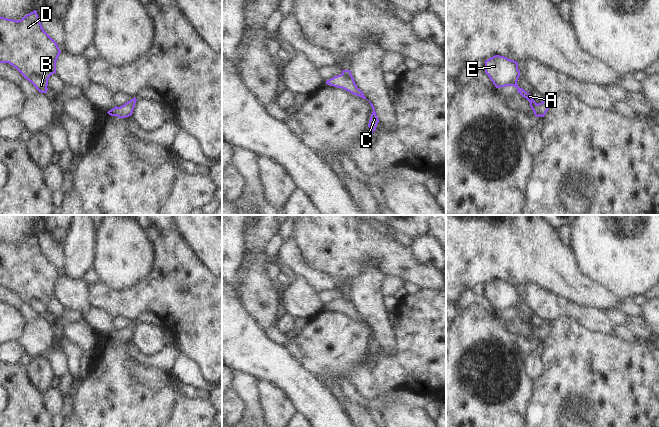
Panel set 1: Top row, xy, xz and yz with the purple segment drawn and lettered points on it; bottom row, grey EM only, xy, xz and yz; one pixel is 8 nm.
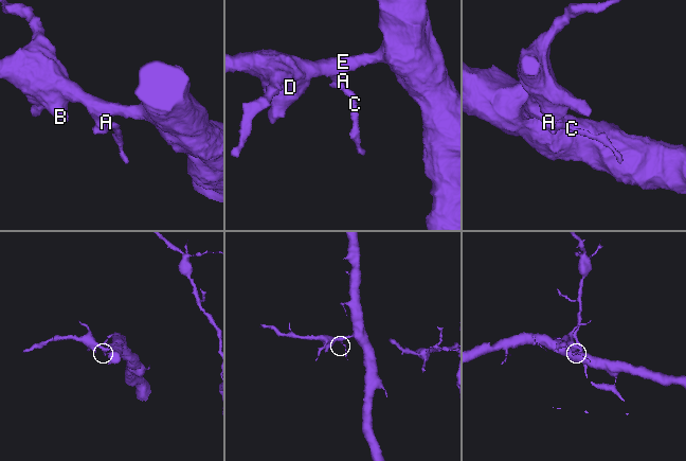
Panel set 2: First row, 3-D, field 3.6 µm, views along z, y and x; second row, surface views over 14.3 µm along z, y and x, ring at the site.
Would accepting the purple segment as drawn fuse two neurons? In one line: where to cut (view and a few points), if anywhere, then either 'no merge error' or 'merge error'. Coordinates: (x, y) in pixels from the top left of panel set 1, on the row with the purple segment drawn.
no cut | no merge error

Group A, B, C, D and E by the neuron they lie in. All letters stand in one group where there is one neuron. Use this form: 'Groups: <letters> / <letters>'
Groups: A B C D E

